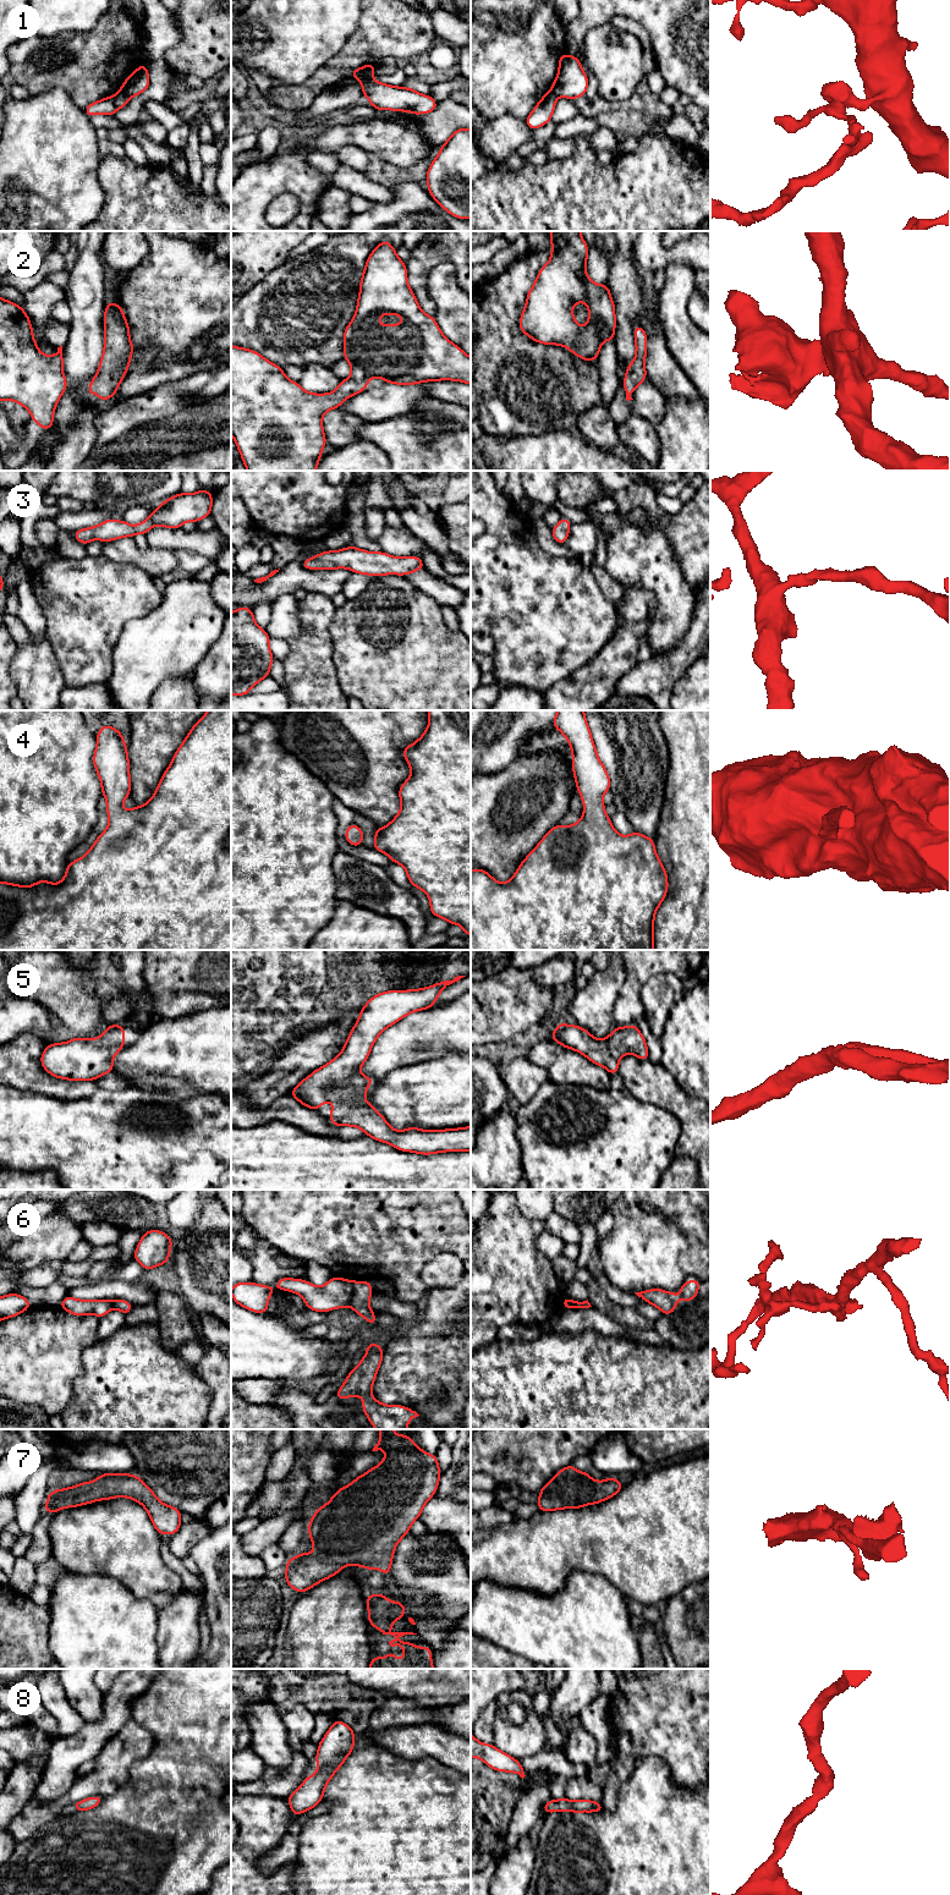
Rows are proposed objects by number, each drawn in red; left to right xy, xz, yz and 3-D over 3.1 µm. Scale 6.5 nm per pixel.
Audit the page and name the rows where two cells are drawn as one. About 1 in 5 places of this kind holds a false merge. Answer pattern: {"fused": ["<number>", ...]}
{"fused": ["1", "6"]}

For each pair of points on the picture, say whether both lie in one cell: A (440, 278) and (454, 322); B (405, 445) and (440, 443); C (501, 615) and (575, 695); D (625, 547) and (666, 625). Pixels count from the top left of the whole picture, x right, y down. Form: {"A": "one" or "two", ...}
{"A": "one", "B": "one", "C": "two", "D": "one"}

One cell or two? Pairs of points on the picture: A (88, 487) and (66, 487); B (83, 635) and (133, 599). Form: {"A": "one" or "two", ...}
{"A": "one", "B": "one"}

